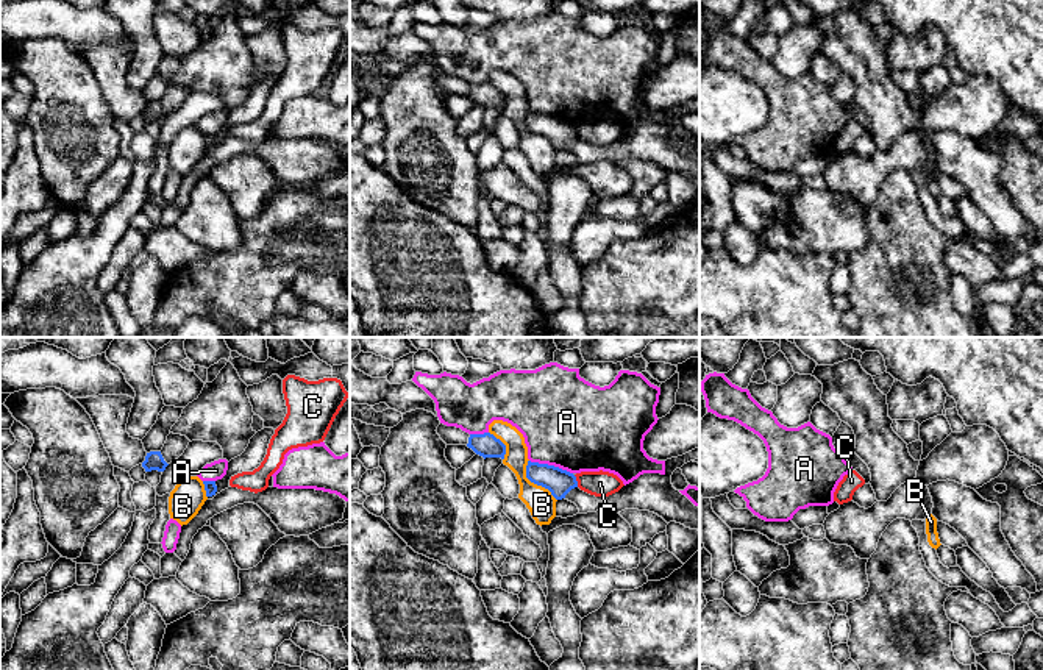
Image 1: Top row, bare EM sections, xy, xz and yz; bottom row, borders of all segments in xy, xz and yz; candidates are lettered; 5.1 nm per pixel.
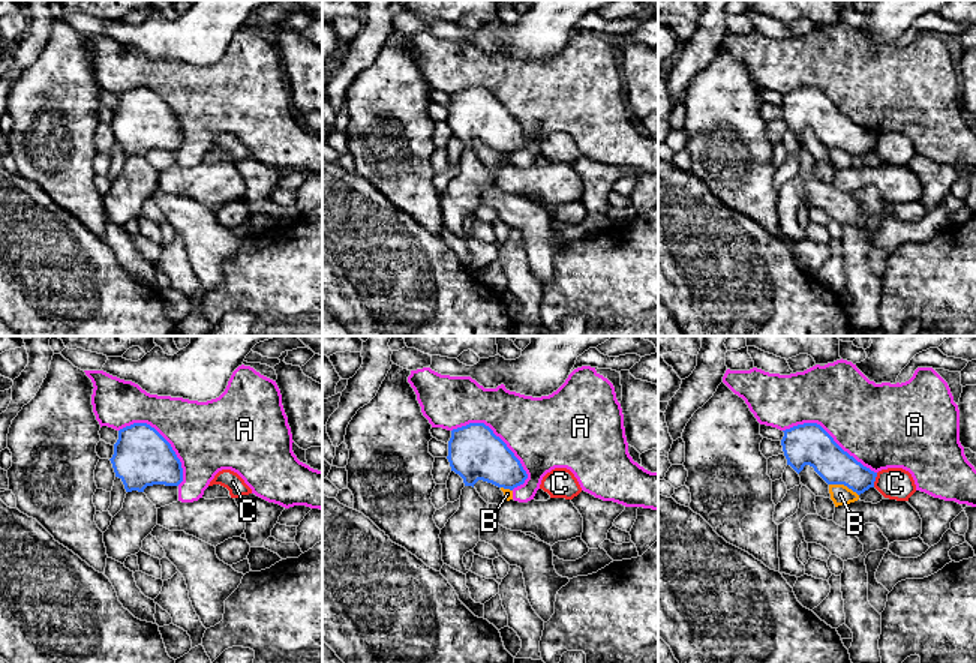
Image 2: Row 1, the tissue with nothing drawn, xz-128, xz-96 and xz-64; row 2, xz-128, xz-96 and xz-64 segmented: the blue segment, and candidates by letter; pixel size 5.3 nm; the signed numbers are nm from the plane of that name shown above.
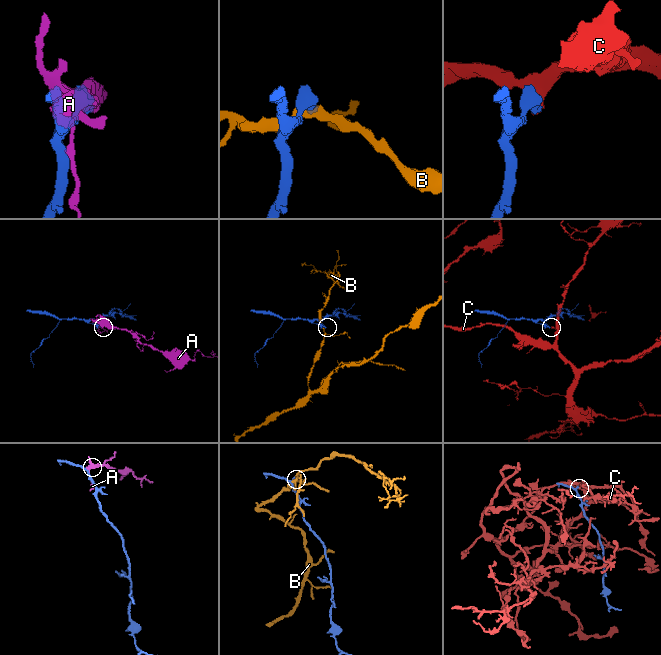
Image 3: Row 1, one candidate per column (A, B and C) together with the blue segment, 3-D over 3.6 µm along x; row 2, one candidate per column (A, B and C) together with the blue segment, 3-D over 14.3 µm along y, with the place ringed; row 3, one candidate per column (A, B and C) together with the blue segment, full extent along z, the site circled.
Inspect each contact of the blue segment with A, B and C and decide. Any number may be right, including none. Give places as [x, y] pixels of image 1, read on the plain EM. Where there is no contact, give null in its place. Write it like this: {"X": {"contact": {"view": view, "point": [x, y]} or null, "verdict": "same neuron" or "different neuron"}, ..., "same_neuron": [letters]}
{"A": {"contact": {"view": "xz", "point": [551, 116]}, "verdict": "different neuron"}, "B": {"contact": {"view": "xz", "point": [534, 133]}, "verdict": "different neuron"}, "C": {"contact": {"view": "xz", "point": [576, 131]}, "verdict": "different neuron"}, "same_neuron": []}

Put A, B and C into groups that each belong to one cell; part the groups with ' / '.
A / B / C

